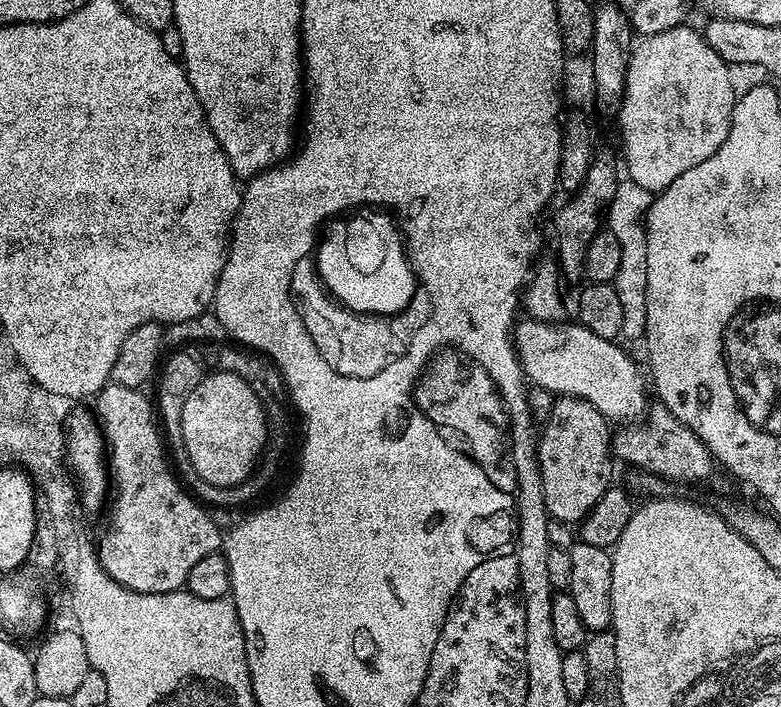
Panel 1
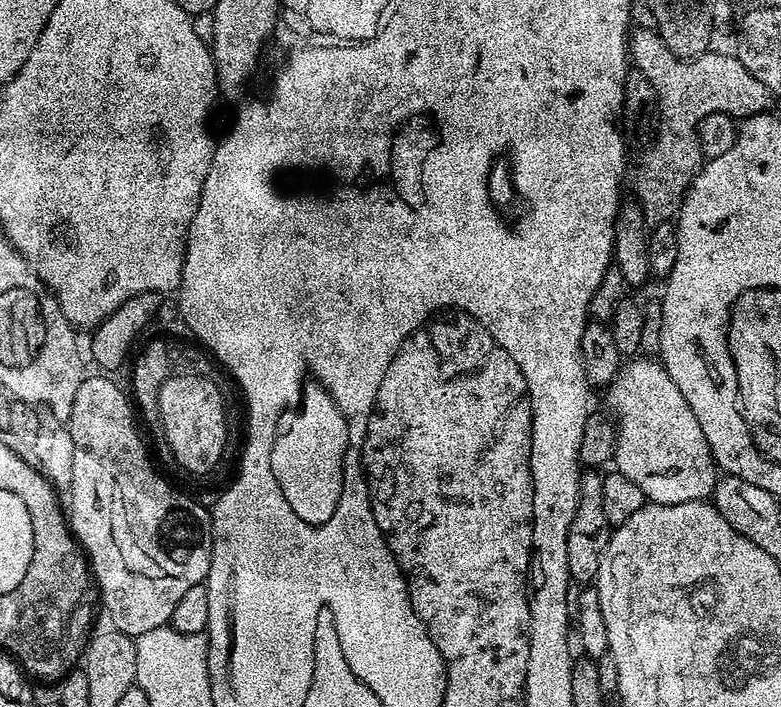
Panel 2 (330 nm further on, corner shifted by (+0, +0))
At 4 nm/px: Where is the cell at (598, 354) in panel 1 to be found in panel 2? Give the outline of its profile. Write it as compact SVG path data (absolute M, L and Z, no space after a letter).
M652 358L629 359L606 388L606 394L607 411L616 425L615 471L635 482L645 501L654 504L707 501L715 493L718 465L706 442L706 434L702 434L702 426L698 426L698 418L694 418L690 402L682 398L682 390L674 386L674 378L670 378L663 364Z

